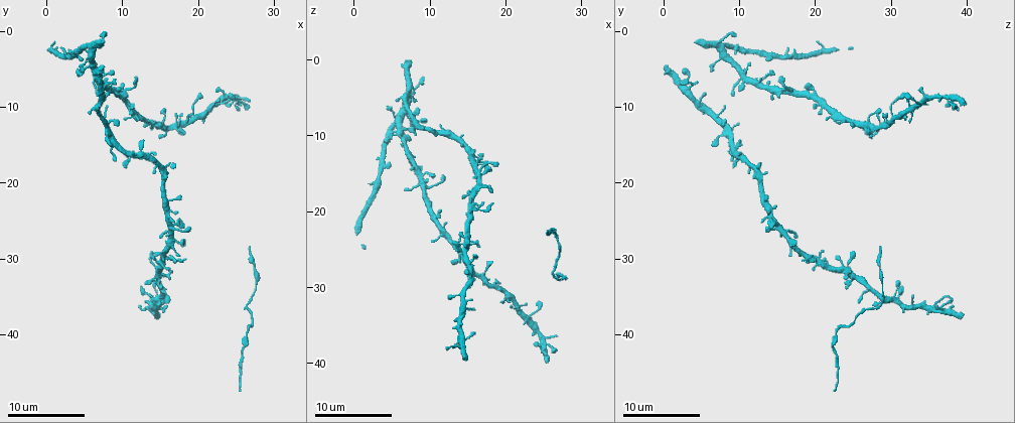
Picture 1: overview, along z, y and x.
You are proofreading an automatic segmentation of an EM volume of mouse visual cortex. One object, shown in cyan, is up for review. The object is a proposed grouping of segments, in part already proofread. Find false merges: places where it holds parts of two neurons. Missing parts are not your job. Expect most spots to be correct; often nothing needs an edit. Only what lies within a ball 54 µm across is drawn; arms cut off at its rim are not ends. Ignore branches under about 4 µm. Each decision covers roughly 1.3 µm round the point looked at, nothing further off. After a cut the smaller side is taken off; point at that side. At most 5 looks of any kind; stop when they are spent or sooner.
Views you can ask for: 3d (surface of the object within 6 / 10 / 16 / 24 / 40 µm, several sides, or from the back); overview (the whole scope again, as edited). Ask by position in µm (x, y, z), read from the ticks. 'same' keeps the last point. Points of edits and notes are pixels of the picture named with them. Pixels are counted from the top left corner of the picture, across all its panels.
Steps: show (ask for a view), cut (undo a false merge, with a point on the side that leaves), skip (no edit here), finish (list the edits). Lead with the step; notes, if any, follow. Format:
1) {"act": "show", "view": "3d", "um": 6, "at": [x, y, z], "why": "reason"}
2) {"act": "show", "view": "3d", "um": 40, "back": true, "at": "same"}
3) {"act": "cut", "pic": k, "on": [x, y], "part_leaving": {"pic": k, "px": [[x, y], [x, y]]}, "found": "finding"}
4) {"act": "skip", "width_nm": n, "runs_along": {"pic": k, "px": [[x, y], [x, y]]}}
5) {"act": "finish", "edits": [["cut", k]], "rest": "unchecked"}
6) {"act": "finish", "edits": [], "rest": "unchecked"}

{"act": "show", "view": "3d", "um": 10, "at": [6.8, 6.0, 11.2], "why": "four arms meet"}

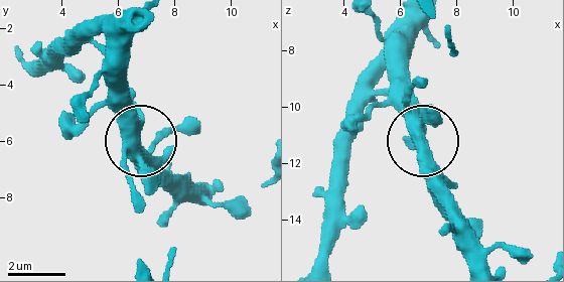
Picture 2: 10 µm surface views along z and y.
{"act": "skip", "width_nm": 420, "runs_along": {"pic": 2, "px": [[168, 264], [129, 177], [136, 162], [129, 93]]}, "found": "one neuron here"}

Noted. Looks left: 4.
{"act": "show", "view": "3d", "um": 10, "at": [7.6, 11.0, 7.2], "why": "branch point"}

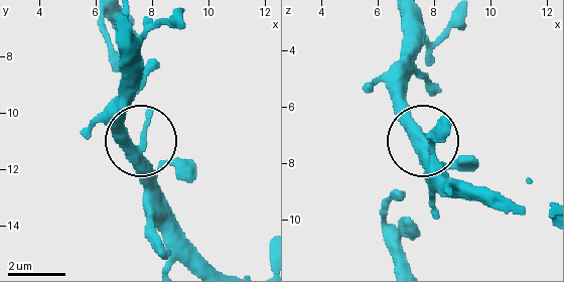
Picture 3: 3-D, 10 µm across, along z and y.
{"act": "skip", "width_nm": 290, "found": "continuous, no second neuron"}

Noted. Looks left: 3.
{"act": "show", "view": "3d", "um": 10, "at": [15.4, 34.2, 27.4], "why": "three-way junction"}

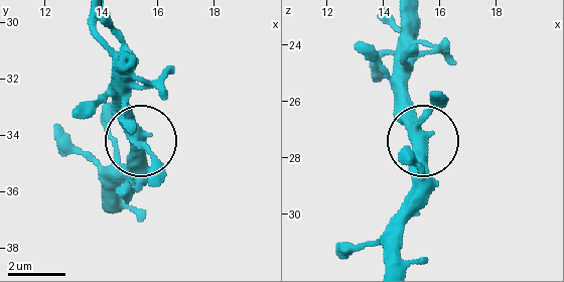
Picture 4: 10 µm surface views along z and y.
{"act": "show", "view": "3d", "um": 6, "at": [15.3, 34.1, 27.1]}

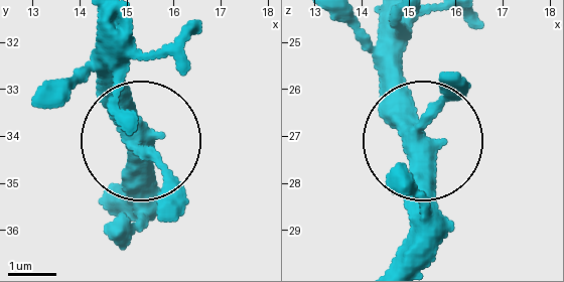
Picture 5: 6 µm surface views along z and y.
{"act": "skip", "arms": 3, "found": "one neuron here"}

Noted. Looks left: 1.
{"act": "finish", "edits": [], "rest": "unchecked"}

